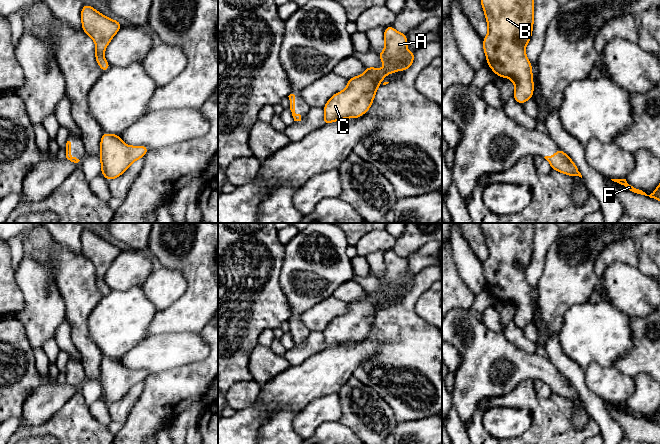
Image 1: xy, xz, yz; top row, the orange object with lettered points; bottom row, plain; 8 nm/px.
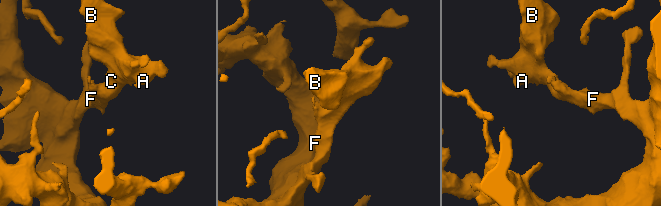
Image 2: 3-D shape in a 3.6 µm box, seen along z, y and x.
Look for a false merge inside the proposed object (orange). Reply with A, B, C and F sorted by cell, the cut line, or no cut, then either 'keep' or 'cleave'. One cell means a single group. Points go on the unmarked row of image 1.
groups A B C F; cut none; keep

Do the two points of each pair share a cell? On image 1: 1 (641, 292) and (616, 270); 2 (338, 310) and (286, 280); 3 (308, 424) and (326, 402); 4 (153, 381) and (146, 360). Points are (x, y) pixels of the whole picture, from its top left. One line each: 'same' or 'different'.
1: same
2: different
3: same
4: different

